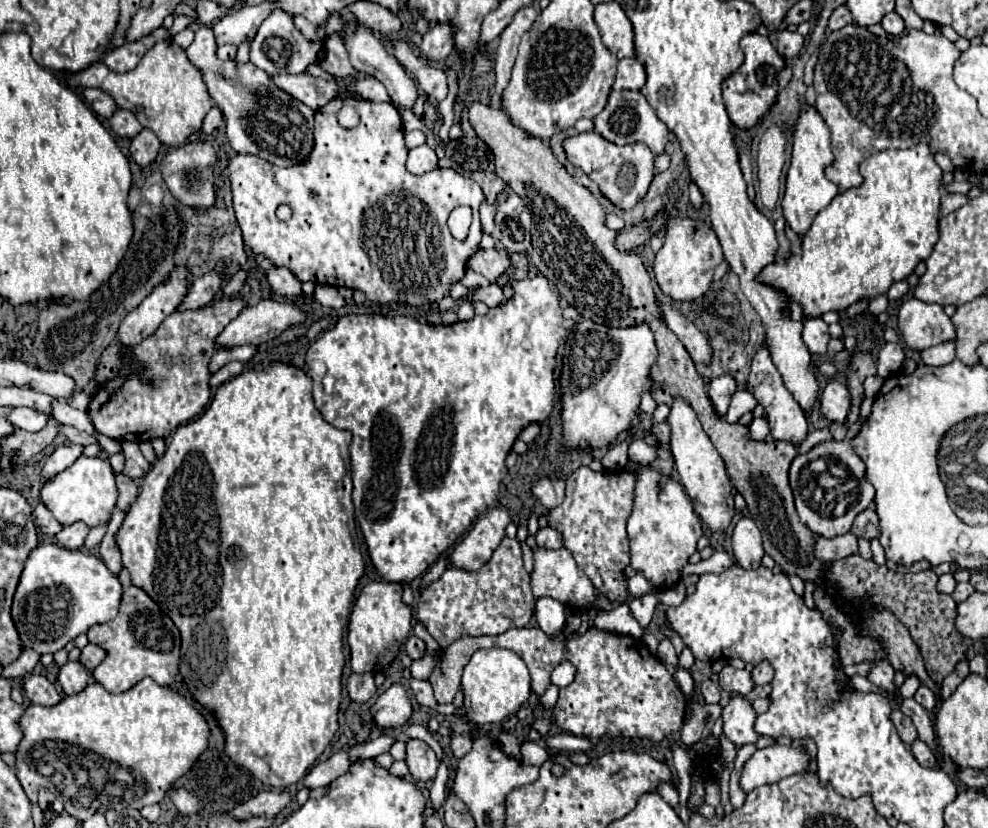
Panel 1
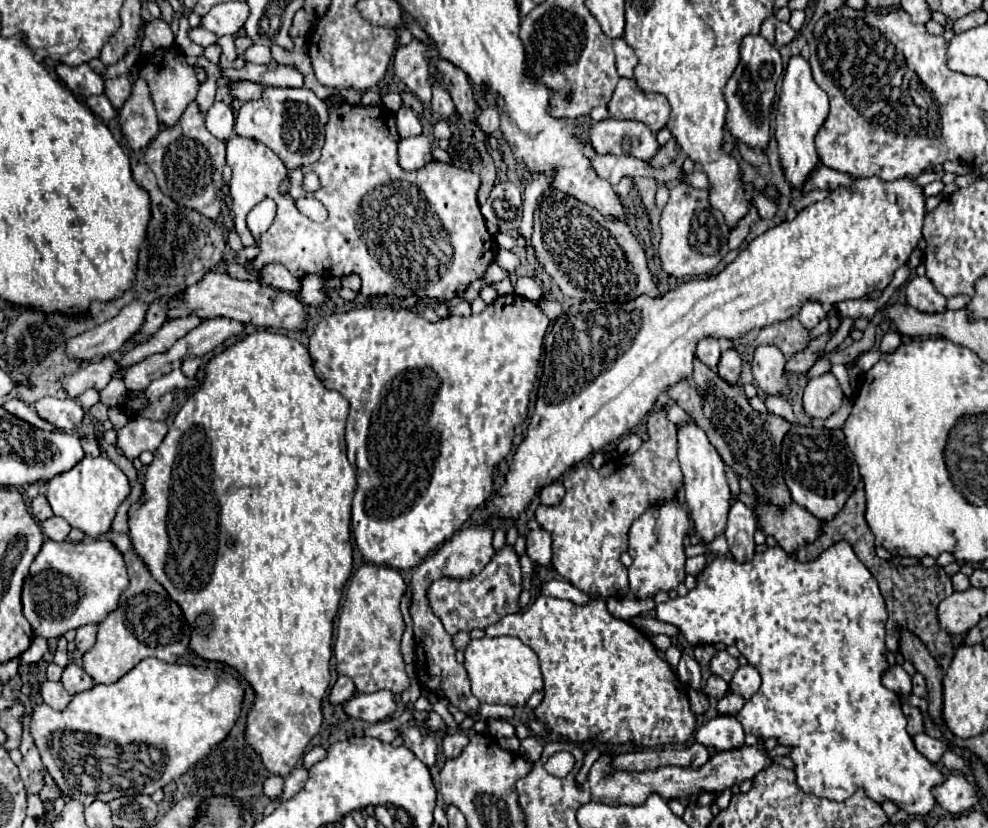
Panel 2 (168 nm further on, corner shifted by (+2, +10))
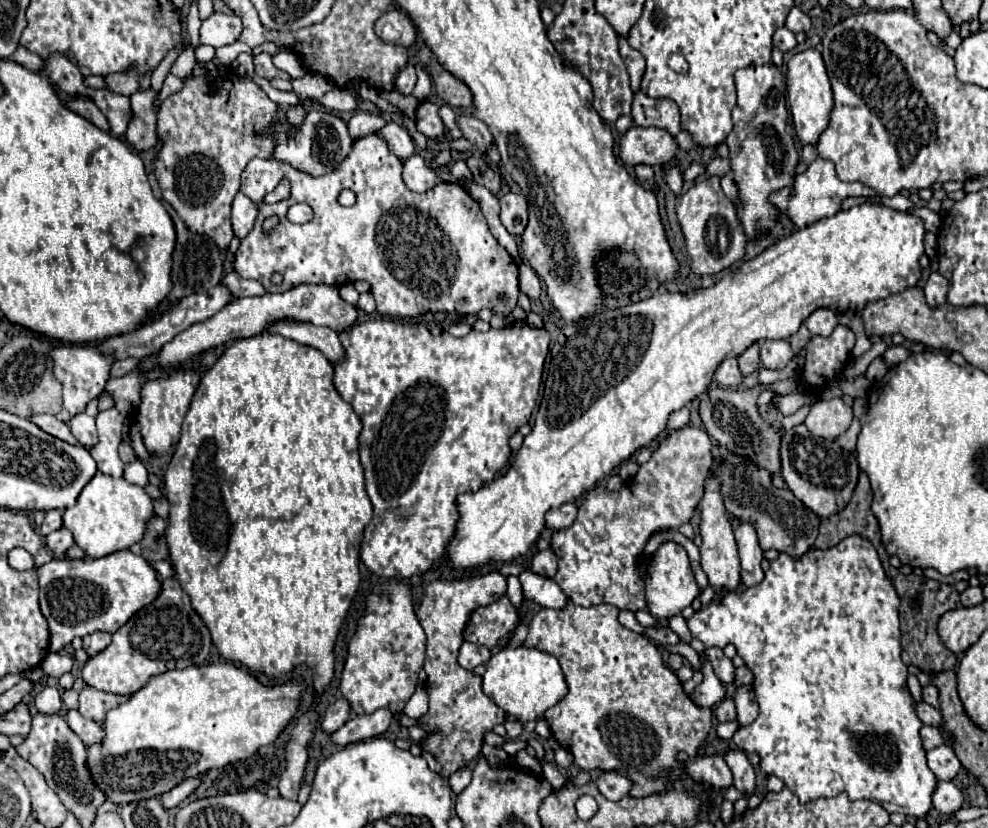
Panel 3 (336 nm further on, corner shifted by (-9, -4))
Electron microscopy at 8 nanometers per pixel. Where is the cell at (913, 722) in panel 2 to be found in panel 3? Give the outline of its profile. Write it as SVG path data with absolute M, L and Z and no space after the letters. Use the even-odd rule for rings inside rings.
M923 726L921 728L921 740L923 740L923 748L925 750L931 750L939 744L943 744L943 736L941 736L941 730L935 728L935 726Z

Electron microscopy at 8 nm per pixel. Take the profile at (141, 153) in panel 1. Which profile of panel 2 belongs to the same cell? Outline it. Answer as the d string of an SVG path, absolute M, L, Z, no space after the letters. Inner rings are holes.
M134 64L130 72L136 74L136 80L132 84L132 92L128 100L118 110L118 118L120 118L120 128L128 144L134 150L142 150L160 132L160 124L156 118L156 110L154 110L154 102L152 102L148 84L140 76L140 66Z

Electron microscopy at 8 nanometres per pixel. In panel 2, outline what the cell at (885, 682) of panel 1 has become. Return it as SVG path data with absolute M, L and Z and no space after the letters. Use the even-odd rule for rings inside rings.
M892 666L892 668L884 674L882 684L884 684L888 690L896 692L896 694L902 694L902 696L912 694L912 680L910 680L910 676L904 672L902 666Z

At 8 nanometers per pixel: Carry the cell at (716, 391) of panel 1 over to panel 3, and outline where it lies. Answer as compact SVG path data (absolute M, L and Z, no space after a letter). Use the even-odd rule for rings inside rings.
M753 344L739 356L739 370L743 376L751 376L759 368L759 344Z

